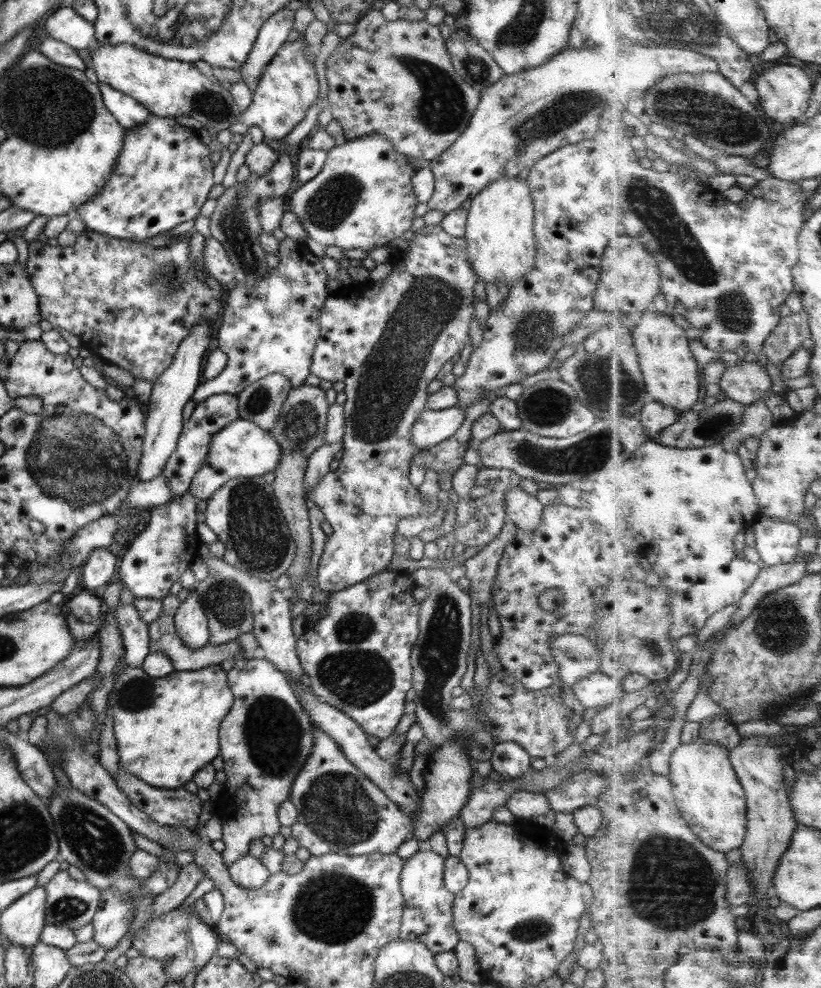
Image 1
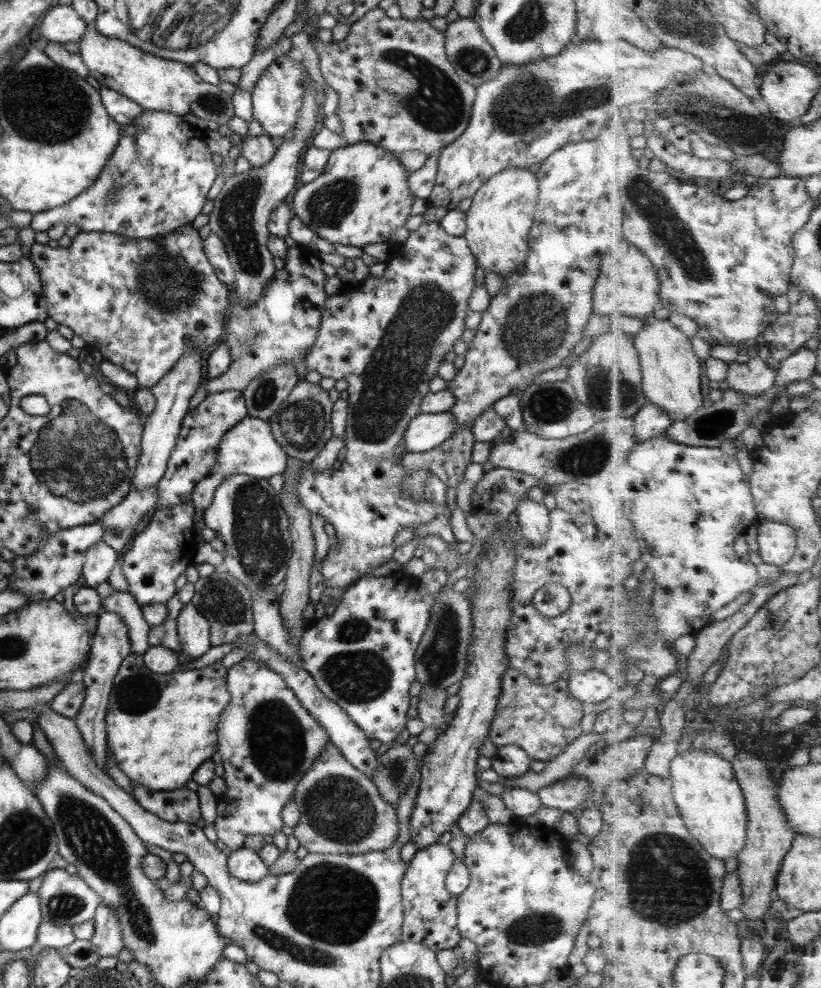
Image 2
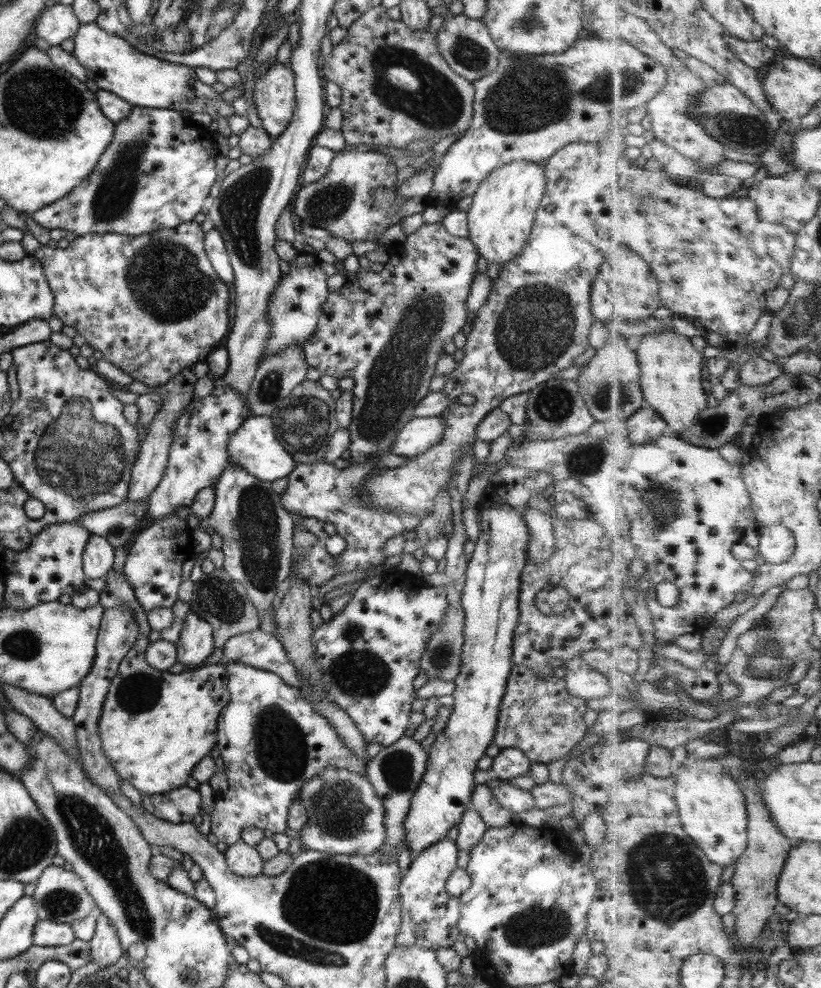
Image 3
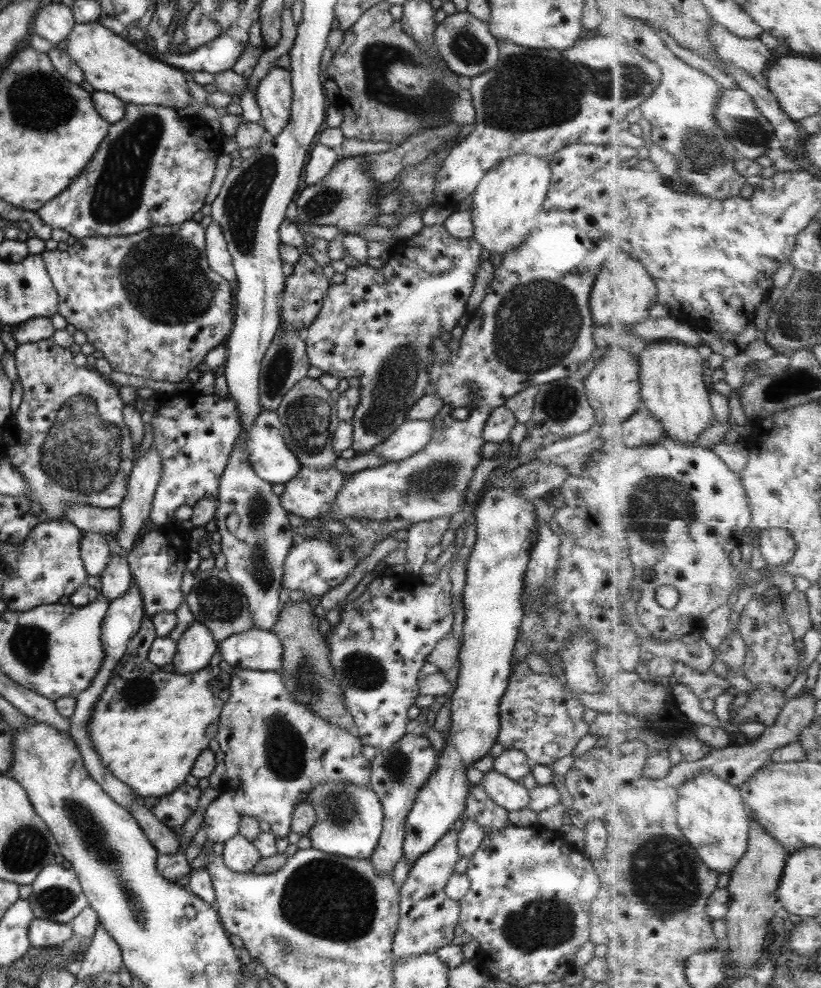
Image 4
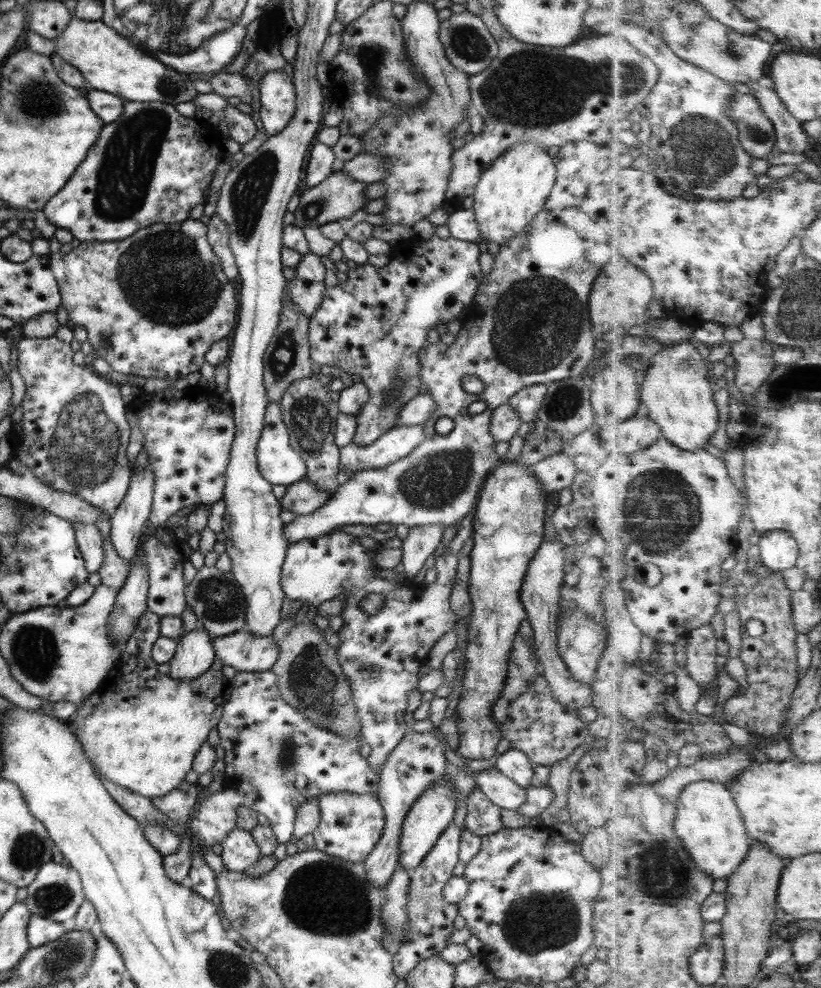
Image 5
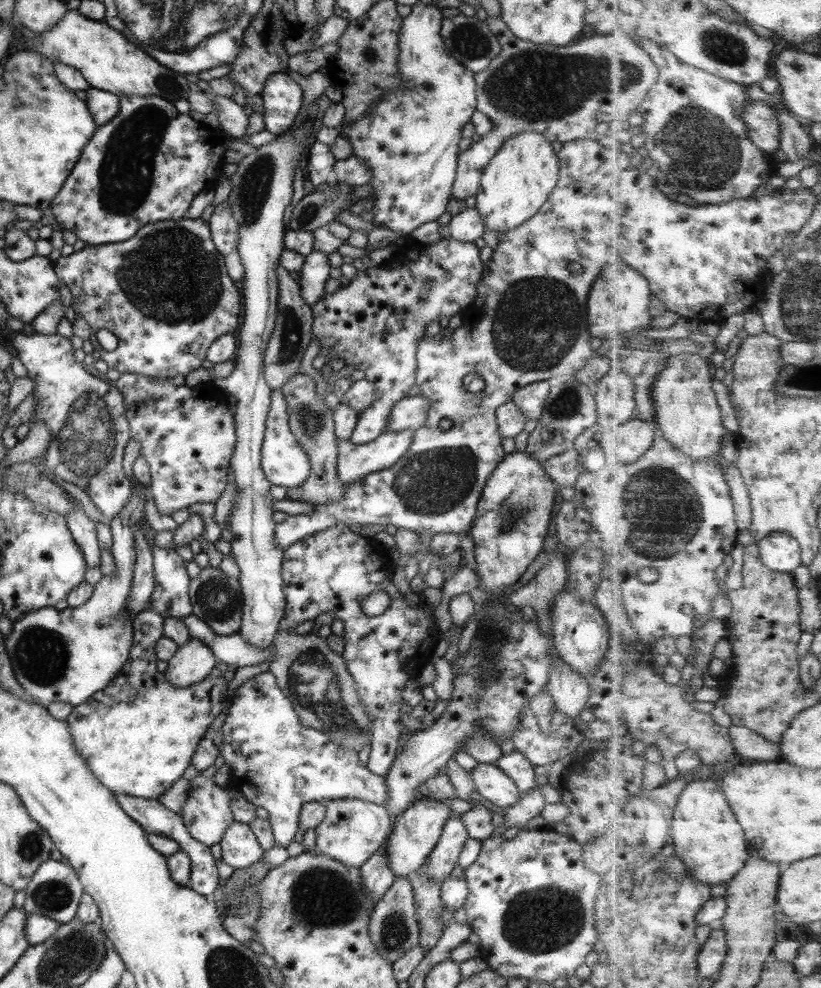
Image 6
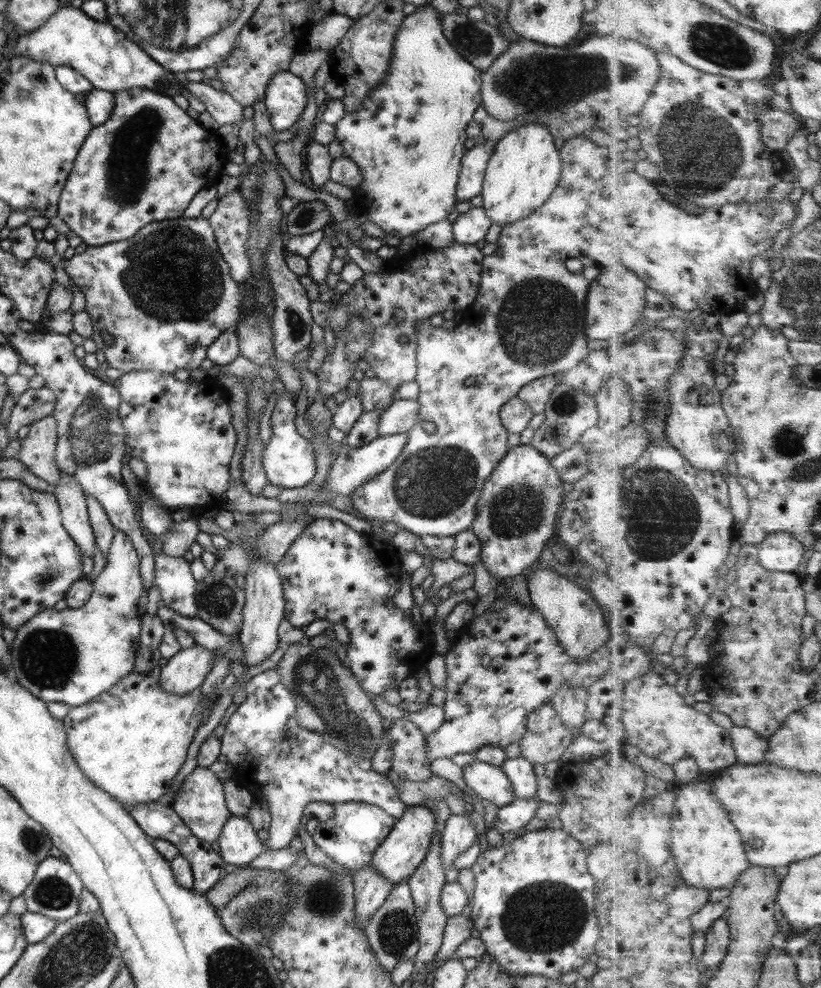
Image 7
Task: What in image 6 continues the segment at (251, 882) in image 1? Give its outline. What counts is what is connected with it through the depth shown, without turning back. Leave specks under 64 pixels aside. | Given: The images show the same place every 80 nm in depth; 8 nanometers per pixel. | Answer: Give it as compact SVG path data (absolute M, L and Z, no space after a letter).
M235 820L225 829L218 844L221 849L220 860L234 871L255 864L263 856L260 844L248 825Z

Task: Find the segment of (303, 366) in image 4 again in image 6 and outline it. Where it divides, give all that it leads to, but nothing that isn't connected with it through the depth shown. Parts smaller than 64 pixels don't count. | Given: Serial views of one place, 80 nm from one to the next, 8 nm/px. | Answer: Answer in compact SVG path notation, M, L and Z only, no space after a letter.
M280 264L275 268L278 284L277 316L273 332L271 332L262 356L264 381L270 390L281 388L292 374L299 373L301 356L303 356L303 352L312 338L311 308L300 299L298 284L289 277L288 273Z

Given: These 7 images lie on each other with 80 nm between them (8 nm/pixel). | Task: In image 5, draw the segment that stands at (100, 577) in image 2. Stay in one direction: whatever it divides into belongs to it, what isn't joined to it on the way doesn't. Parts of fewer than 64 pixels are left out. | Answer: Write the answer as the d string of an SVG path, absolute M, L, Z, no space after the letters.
M72 524L77 549L88 573L97 572L103 562L102 537L94 525Z

